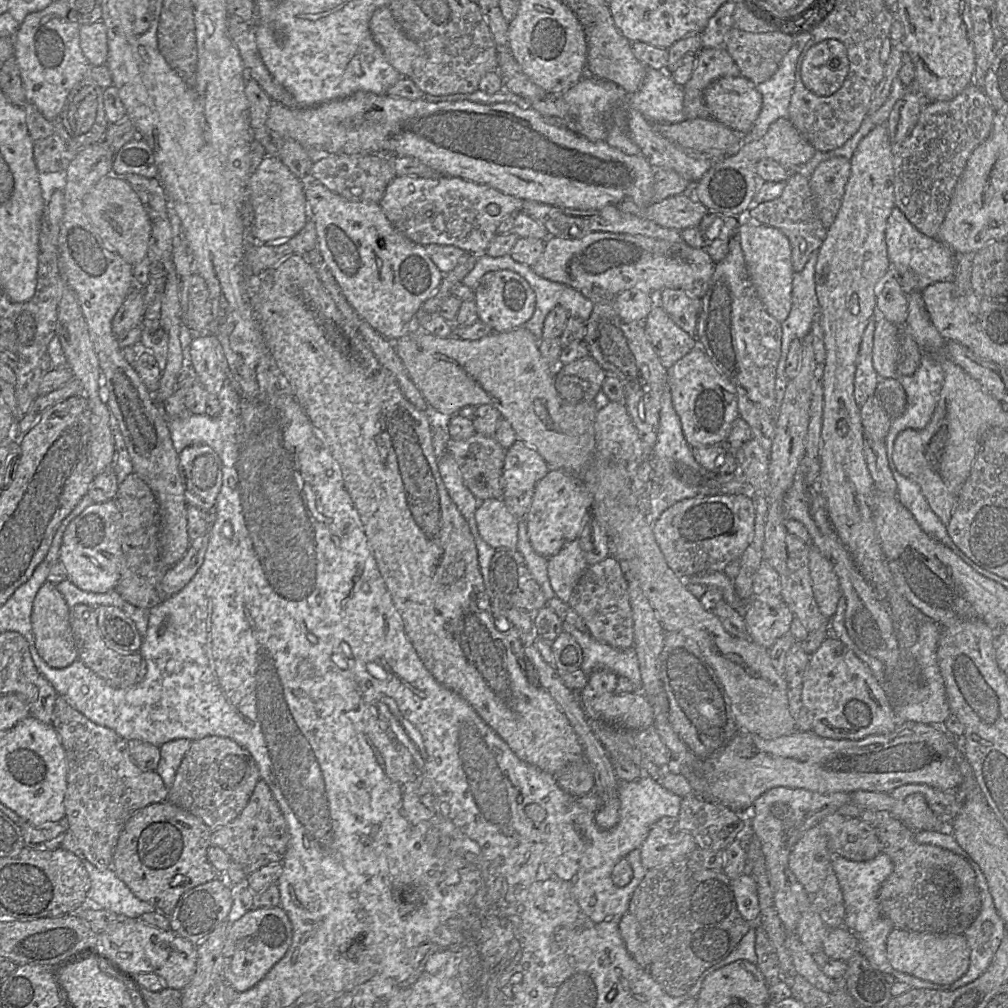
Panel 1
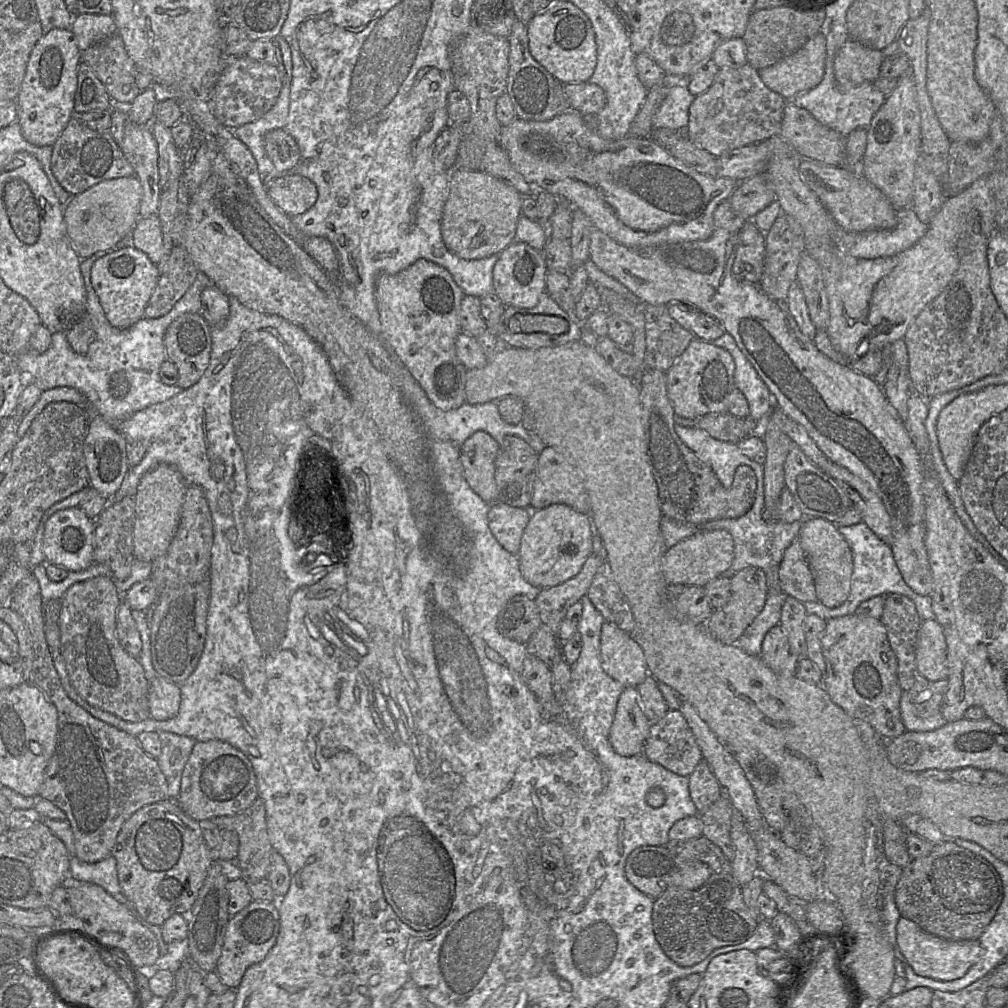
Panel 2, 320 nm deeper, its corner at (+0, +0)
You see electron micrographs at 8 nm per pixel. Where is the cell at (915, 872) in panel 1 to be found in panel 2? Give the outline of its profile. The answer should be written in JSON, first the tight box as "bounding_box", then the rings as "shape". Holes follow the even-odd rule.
{"bounding_box":[894,841,1003,940],"shape":[[[945,841],[934,845],[934,848],[928,855],[915,858],[902,869],[900,879],[895,888],[894,897],[895,904],[901,917],[915,922],[923,931],[947,940],[978,940],[996,914],[996,911],[1003,898],[1003,887],[999,874],[987,860],[965,848],[956,845],[954,841]]]}

